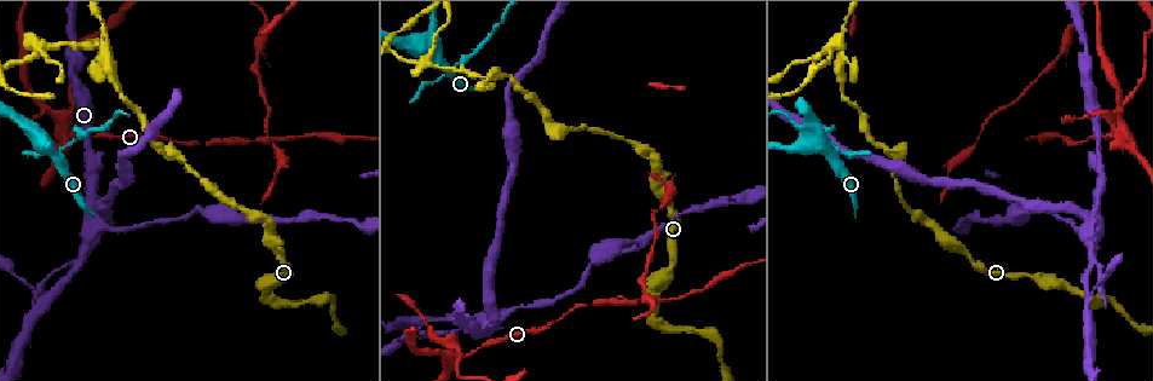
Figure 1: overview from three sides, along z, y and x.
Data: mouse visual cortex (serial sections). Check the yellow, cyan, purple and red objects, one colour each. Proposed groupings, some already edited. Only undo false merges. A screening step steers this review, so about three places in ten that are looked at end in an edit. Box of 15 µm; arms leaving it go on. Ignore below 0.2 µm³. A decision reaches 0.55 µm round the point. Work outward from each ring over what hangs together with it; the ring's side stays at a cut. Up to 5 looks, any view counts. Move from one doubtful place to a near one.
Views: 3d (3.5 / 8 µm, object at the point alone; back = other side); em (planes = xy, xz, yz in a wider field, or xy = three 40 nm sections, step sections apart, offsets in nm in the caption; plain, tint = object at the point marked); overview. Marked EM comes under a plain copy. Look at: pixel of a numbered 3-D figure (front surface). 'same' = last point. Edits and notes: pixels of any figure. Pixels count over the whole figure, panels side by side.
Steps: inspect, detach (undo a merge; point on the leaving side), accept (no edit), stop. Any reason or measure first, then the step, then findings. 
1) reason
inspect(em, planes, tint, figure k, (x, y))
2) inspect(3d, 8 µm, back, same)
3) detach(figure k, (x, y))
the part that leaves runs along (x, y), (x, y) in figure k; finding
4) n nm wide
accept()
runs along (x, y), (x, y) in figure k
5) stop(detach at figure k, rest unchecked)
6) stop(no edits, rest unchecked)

a narrow waist
inspect(3d, 3.5 µm, figure 1, (967, 250))

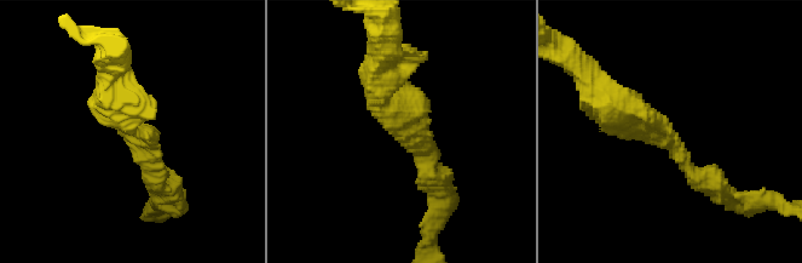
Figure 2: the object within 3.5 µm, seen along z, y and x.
inspect(em, xy, step 1, tint, figure 2, (675, 137))

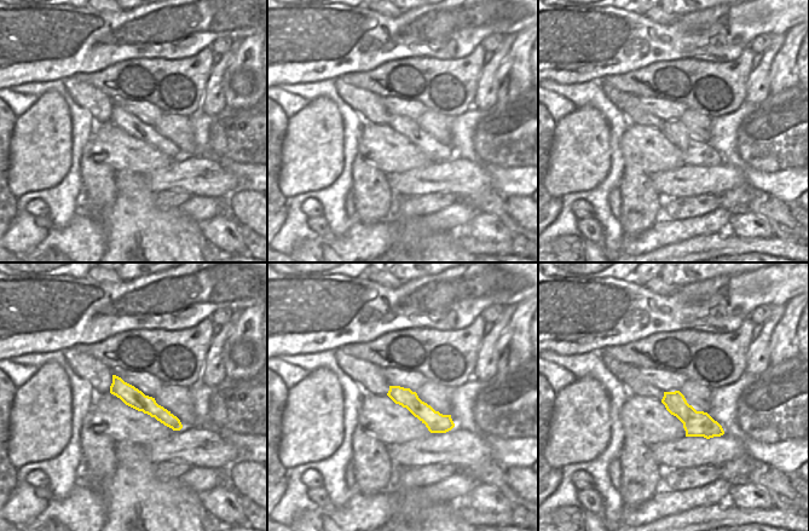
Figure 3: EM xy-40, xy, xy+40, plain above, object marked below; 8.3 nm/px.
160 nm wide
accept()
runs along (115, 379), (134, 398), (178, 426) in figure 3; continuous, no second cell

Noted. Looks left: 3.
four or more arms meet
inspect(3d, 3.5 µm, figure 1, (1091, 221))

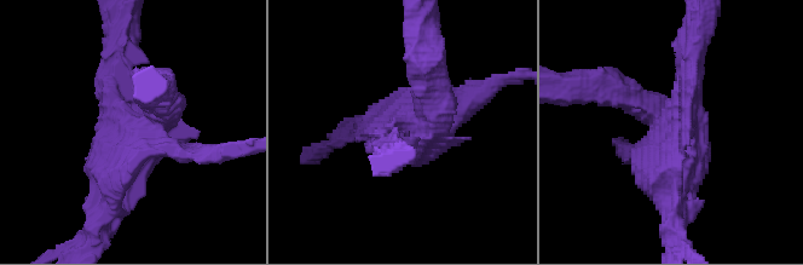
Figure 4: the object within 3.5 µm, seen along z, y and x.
inspect(em, xy, step 2, tint, figure 4, (419, 126))

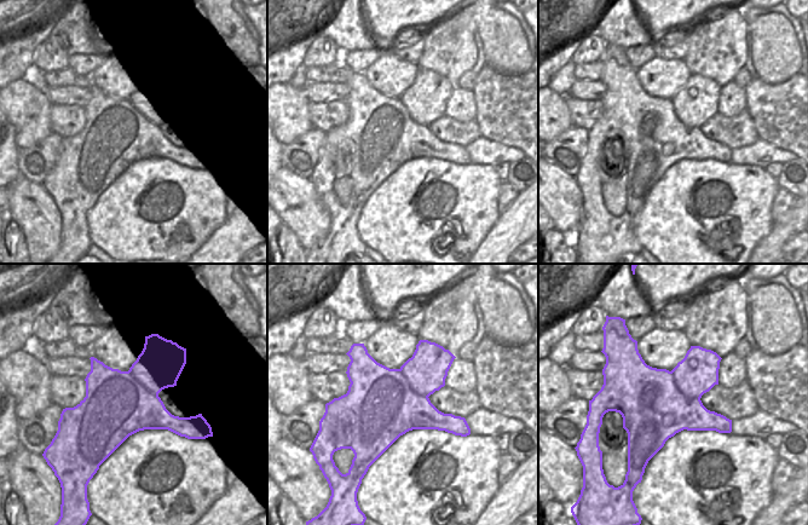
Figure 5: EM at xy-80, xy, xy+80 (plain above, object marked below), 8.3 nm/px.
another direction
inspect(em, xy, step 1, tint, same)

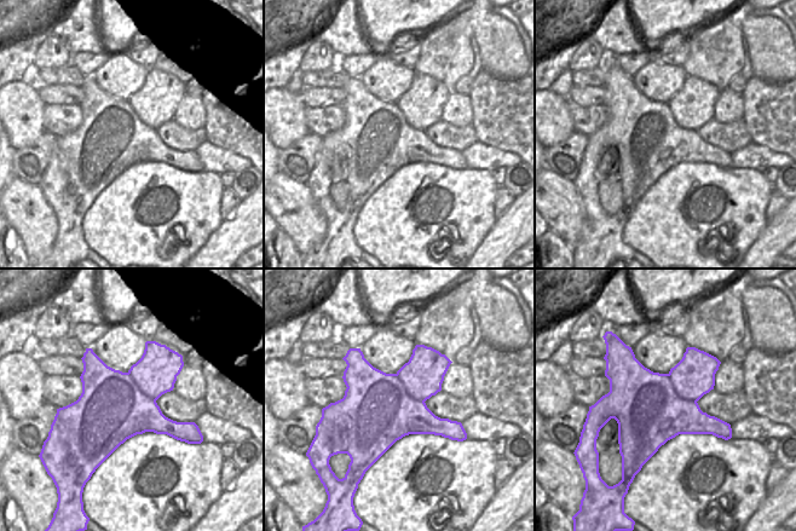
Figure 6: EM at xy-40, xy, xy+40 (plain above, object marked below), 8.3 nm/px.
detach(figure 4, (620, 96))
the part that leaves runs along (657, 115), (607, 86), (571, 90) in figure 4; two cells meet here

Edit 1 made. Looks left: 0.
stop(detach at figure 4, rest unchecked)

